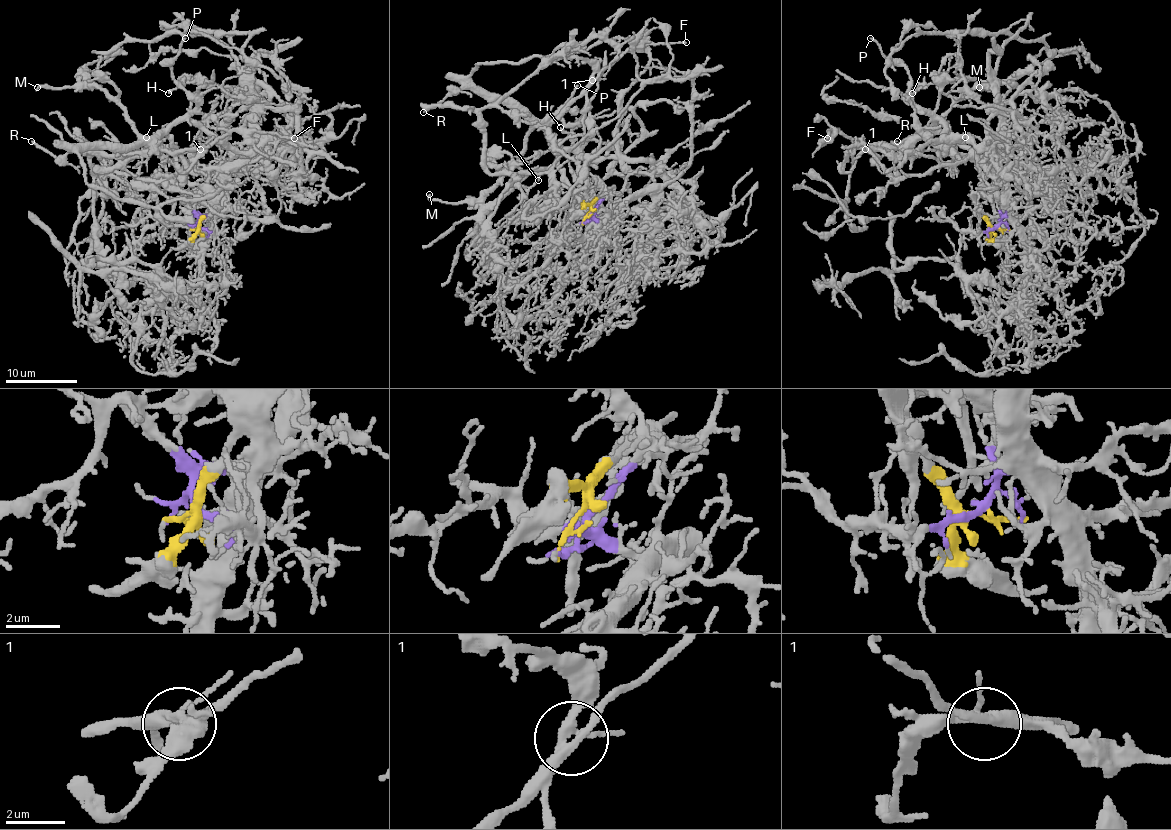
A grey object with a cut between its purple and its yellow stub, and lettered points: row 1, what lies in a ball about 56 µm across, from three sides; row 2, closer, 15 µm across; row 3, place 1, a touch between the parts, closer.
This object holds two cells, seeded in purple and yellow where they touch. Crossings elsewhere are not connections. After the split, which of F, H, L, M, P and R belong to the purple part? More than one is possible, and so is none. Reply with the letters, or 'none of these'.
H

